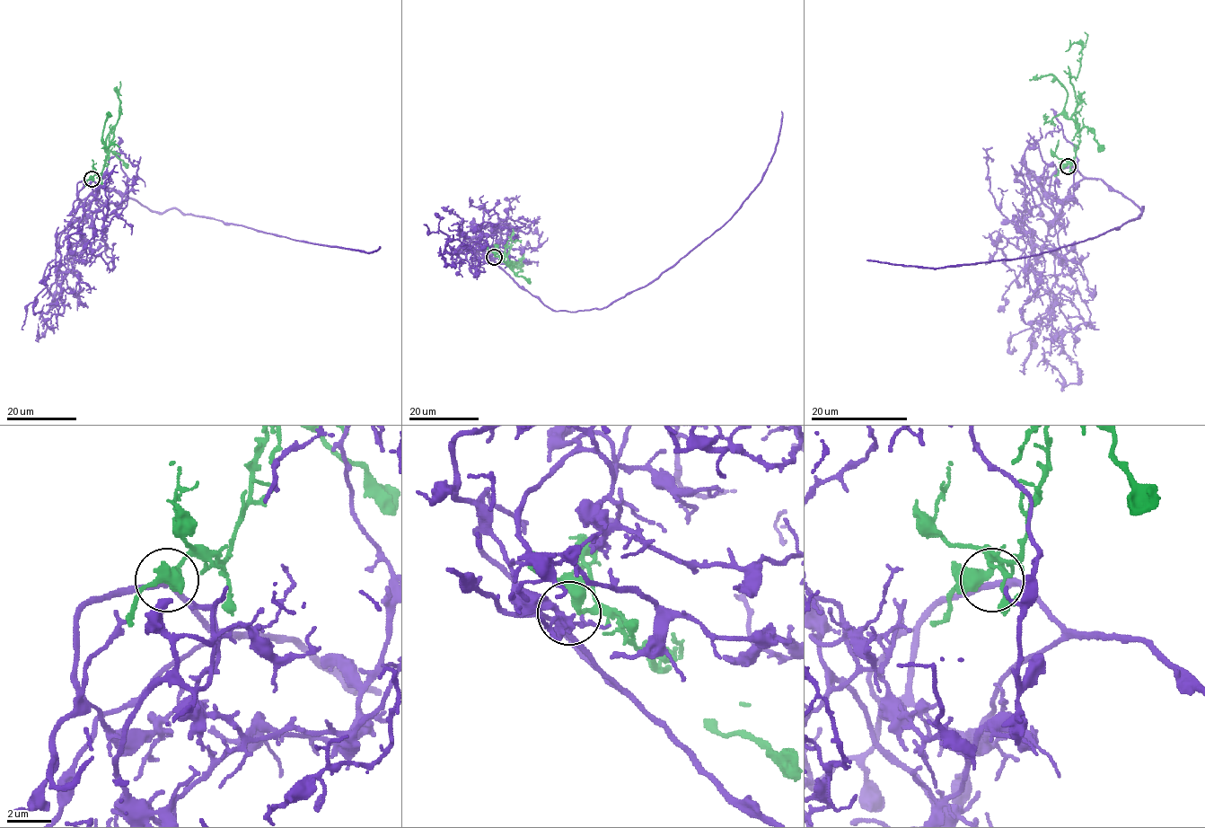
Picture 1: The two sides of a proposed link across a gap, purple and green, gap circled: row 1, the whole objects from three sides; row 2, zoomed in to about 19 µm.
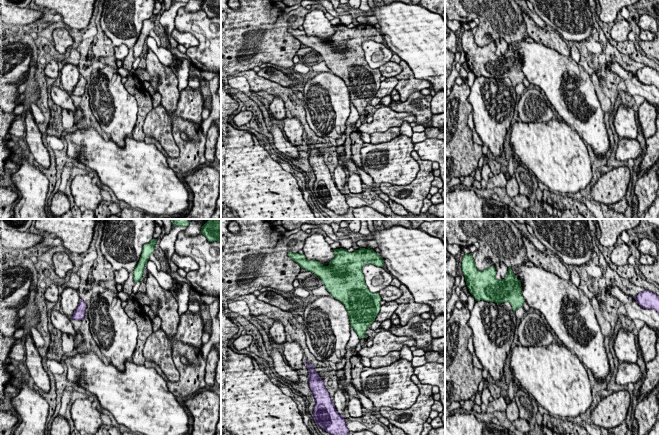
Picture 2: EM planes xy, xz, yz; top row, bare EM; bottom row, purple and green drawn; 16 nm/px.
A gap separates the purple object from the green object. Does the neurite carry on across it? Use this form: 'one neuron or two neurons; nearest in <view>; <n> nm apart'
one neuron; nearest in xy; 850 nm apart

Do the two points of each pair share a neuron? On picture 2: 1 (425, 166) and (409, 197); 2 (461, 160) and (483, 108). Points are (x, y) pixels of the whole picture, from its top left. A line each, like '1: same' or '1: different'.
1: same
2: different

